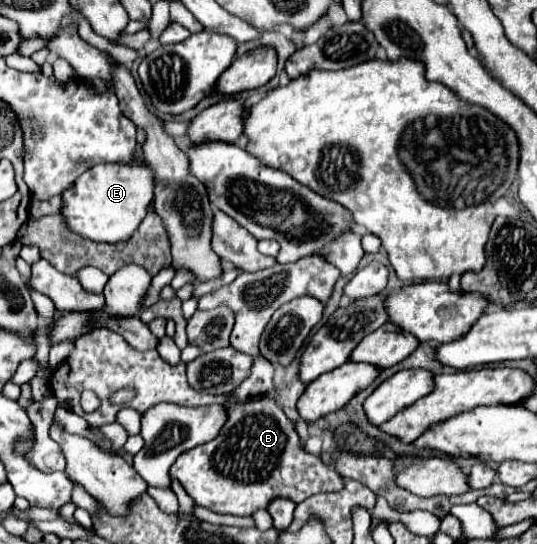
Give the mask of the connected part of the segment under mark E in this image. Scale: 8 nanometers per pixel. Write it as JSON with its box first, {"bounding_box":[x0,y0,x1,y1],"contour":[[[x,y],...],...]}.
{"bounding_box":[62,146,156,242],"contour":[[[138,146],[132,162],[114,162],[114,164],[98,164],[86,170],[72,188],[62,192],[64,208],[62,216],[66,218],[72,232],[94,240],[94,242],[122,242],[132,236],[132,232],[140,226],[144,216],[148,214],[148,206],[154,200],[156,176],[150,164],[144,160],[142,148]]]}

